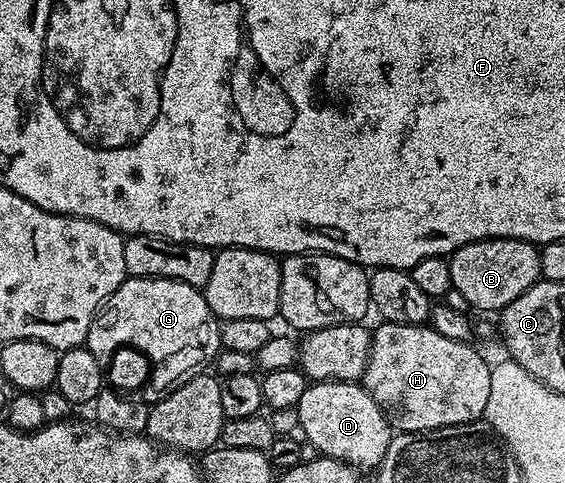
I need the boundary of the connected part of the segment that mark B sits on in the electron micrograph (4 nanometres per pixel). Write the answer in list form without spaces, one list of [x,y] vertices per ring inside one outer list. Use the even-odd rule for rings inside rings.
[[[477,240],[465,244],[448,257],[452,288],[460,290],[460,294],[468,298],[471,309],[479,308],[482,314],[501,313],[503,308],[516,302],[524,290],[538,283],[542,274],[541,257],[541,251],[535,245],[523,240]]]

